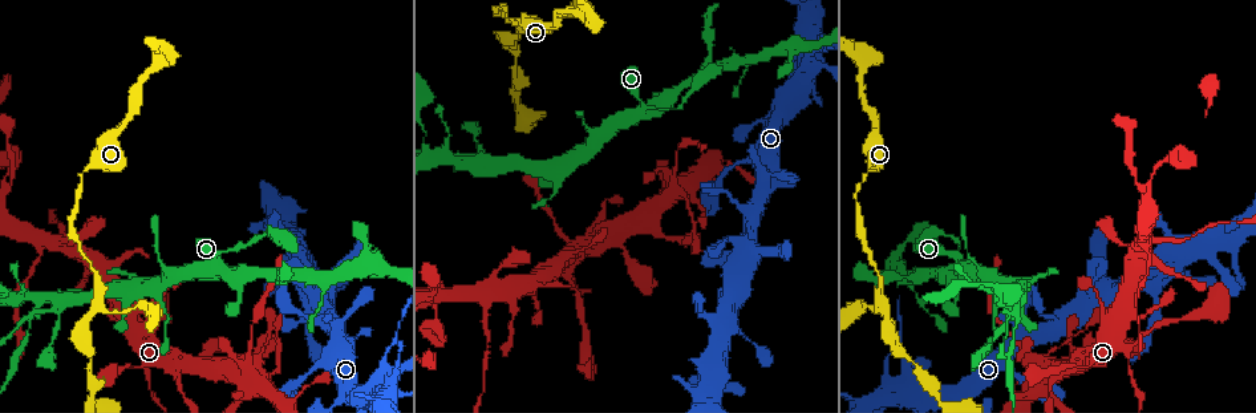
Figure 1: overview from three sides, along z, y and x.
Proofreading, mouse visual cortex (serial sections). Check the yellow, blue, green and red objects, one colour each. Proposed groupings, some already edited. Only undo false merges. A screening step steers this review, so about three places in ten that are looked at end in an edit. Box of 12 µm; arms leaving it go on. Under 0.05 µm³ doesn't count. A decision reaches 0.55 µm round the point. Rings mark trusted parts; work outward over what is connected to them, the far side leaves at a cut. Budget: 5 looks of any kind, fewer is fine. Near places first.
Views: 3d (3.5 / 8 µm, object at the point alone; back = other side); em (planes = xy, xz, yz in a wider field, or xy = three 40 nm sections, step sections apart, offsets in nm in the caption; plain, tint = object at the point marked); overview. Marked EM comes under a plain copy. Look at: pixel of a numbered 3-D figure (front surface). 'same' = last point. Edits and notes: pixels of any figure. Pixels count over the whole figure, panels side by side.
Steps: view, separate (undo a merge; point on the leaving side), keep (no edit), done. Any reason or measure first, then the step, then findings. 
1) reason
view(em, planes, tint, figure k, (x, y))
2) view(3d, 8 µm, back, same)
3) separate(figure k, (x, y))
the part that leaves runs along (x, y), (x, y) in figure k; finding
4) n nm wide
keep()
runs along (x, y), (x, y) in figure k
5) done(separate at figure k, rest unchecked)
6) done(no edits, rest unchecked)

three-way junction
view(3d, 3.5 µm, figure 1, (885, 301))

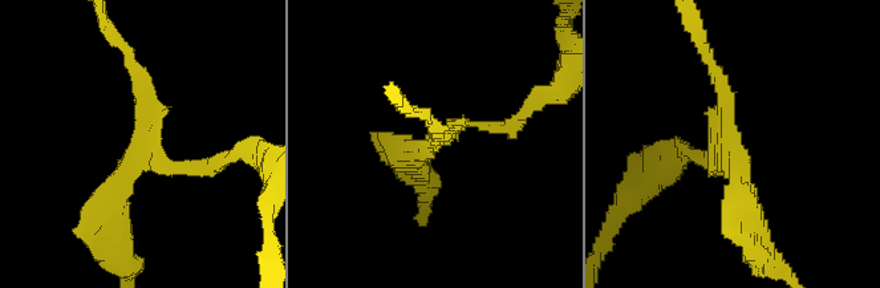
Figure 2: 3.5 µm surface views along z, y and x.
3 arms; arms of 100, 150, 300 nm
view(em, xy, step 1, tint, figure 2, (138, 138))

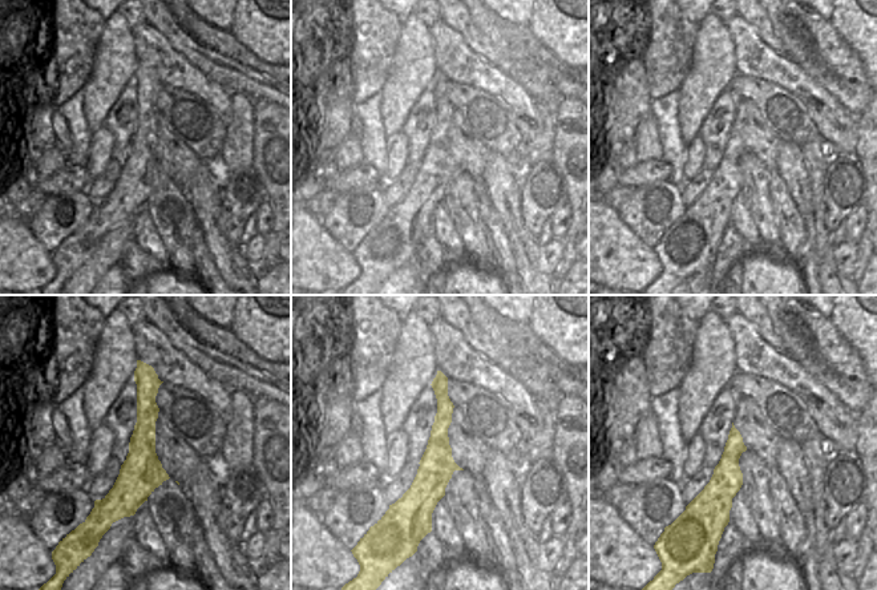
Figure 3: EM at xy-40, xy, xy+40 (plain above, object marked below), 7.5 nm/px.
keep()
runs along (152, 375), (142, 472), (126, 512) in figure 3; one cell here

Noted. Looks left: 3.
four arms meet
view(3d, 8 µm, back, figure 1, (639, 113))

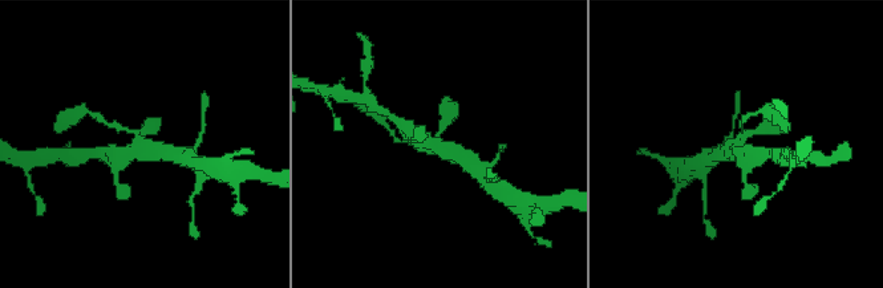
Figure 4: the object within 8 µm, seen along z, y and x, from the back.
4 arms; arms of 150, 250, 500, 500 nm
view(em, xy, step 3, tint, figure 4, (440, 145))

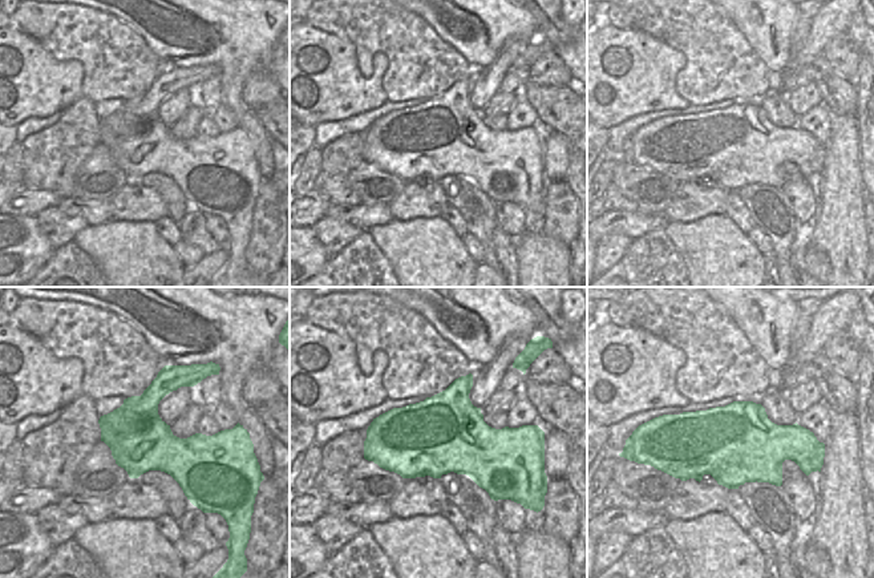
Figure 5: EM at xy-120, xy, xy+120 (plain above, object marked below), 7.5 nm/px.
600 nm wide
keep()
runs along (446, 121), (437, 145), (473, 165) in figure 4; continuous, no second cell

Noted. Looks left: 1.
done(no edits, rest unchecked)

